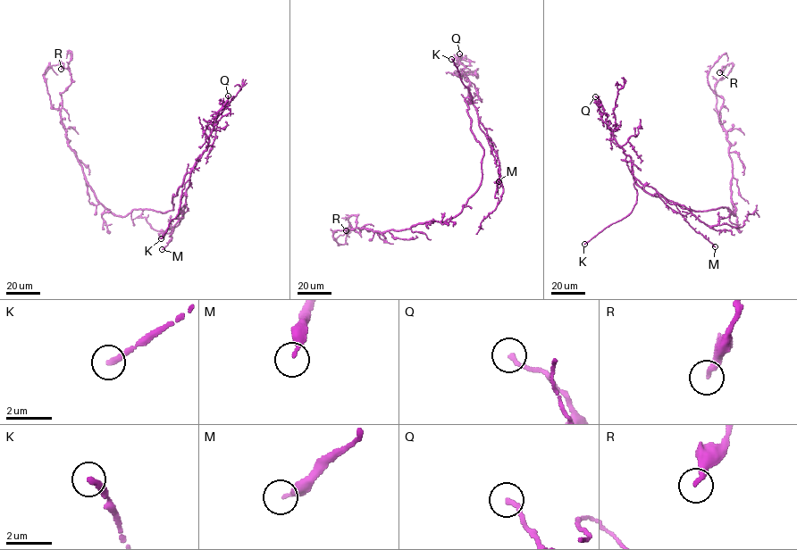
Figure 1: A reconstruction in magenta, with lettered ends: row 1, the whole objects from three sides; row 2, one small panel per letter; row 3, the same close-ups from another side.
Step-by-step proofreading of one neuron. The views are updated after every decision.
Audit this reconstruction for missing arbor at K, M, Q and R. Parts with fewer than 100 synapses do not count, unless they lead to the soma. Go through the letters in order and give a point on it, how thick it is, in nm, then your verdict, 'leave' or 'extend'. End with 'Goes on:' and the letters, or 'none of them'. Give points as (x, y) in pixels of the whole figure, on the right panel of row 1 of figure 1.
K: at (584, 244); 280 nm thick; extend
M: at (715, 246); 200 nm thick; leave
Q: at (595, 96); 200 nm thick; leave
R: at (719, 72); 280 nm thick; leave
Goes on: K

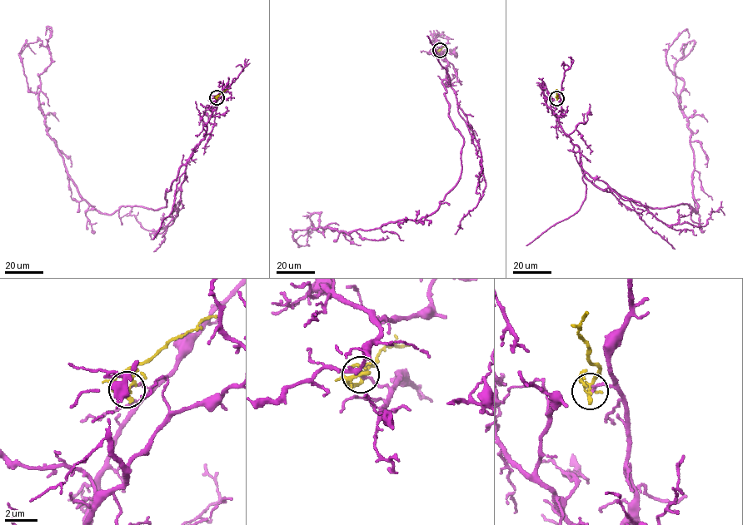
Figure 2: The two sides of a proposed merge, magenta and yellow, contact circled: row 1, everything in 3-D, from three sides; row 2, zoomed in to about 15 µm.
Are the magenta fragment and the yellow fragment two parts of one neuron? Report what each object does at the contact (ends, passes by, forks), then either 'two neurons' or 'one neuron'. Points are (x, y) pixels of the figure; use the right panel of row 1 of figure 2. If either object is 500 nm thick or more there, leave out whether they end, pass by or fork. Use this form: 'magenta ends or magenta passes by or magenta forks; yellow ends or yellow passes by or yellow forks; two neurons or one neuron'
magenta ends; yellow forks; two neurons

